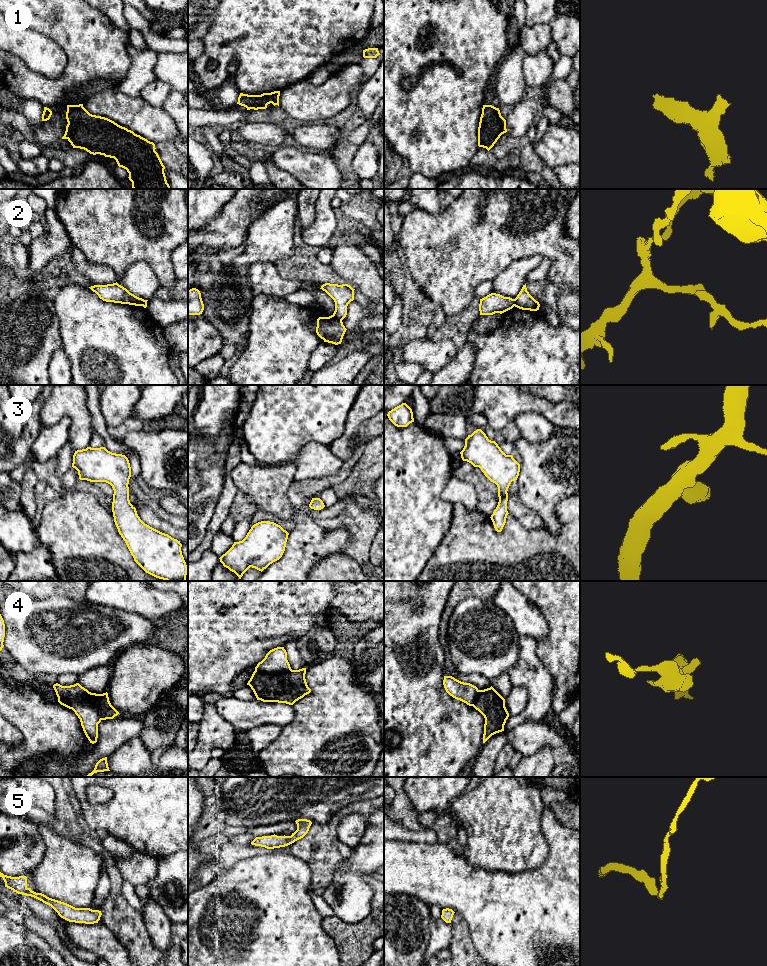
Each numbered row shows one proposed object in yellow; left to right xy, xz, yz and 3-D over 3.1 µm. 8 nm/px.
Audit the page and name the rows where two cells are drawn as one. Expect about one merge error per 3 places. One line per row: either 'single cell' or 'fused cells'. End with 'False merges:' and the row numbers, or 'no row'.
1: single cell
2: fused cells
3: single cell
4: fused cells
5: single cell
False merges: 2, 4

